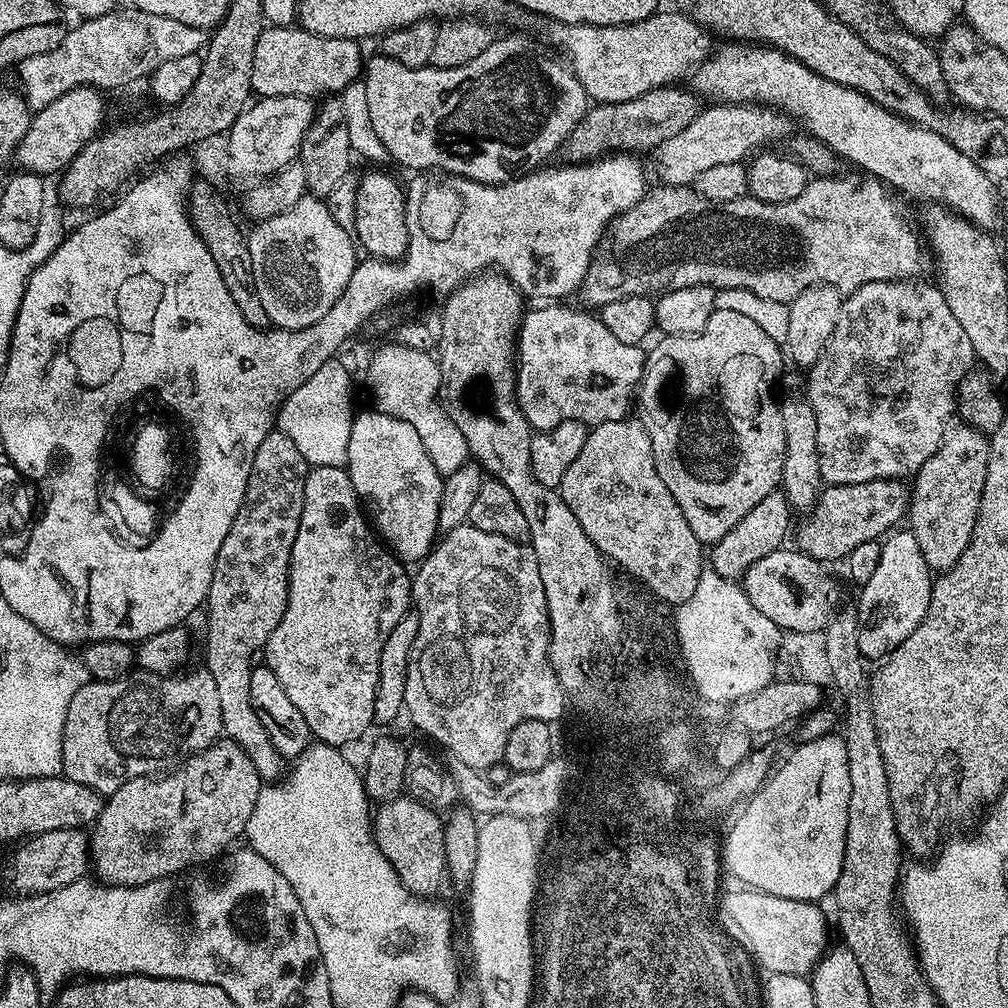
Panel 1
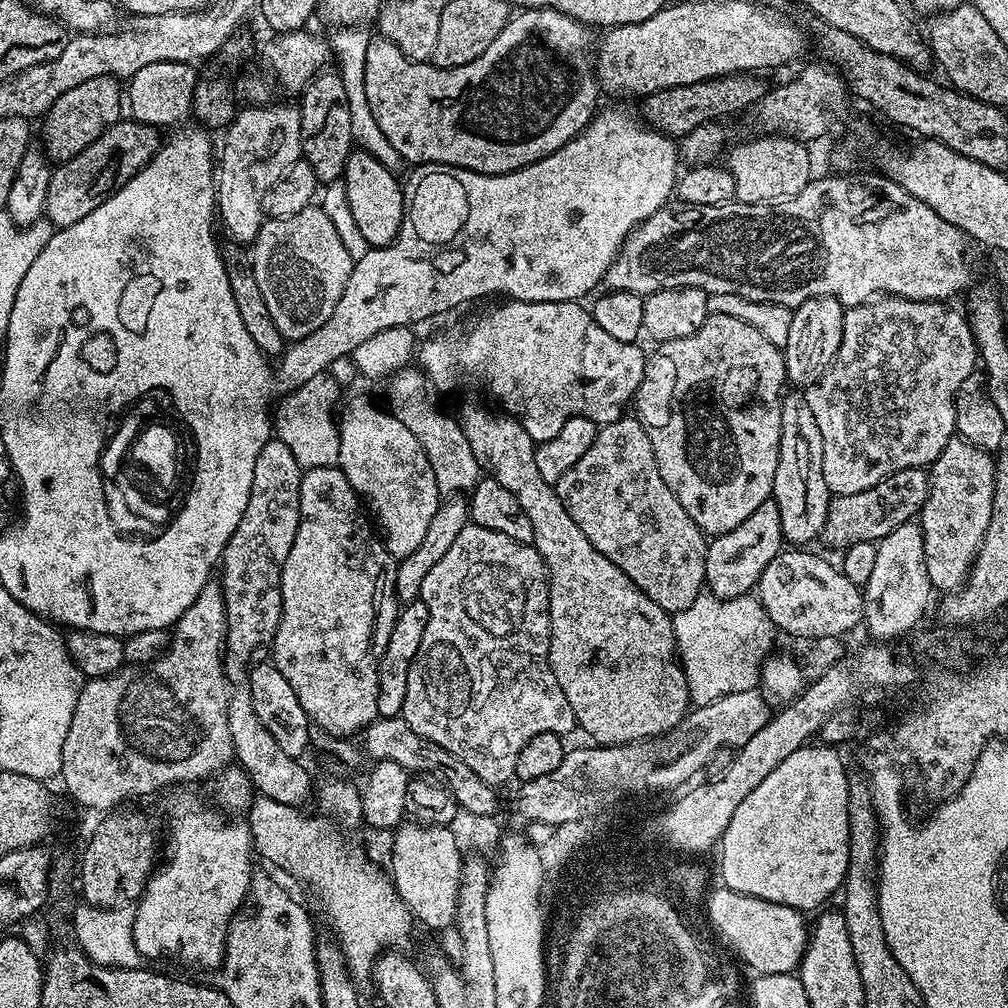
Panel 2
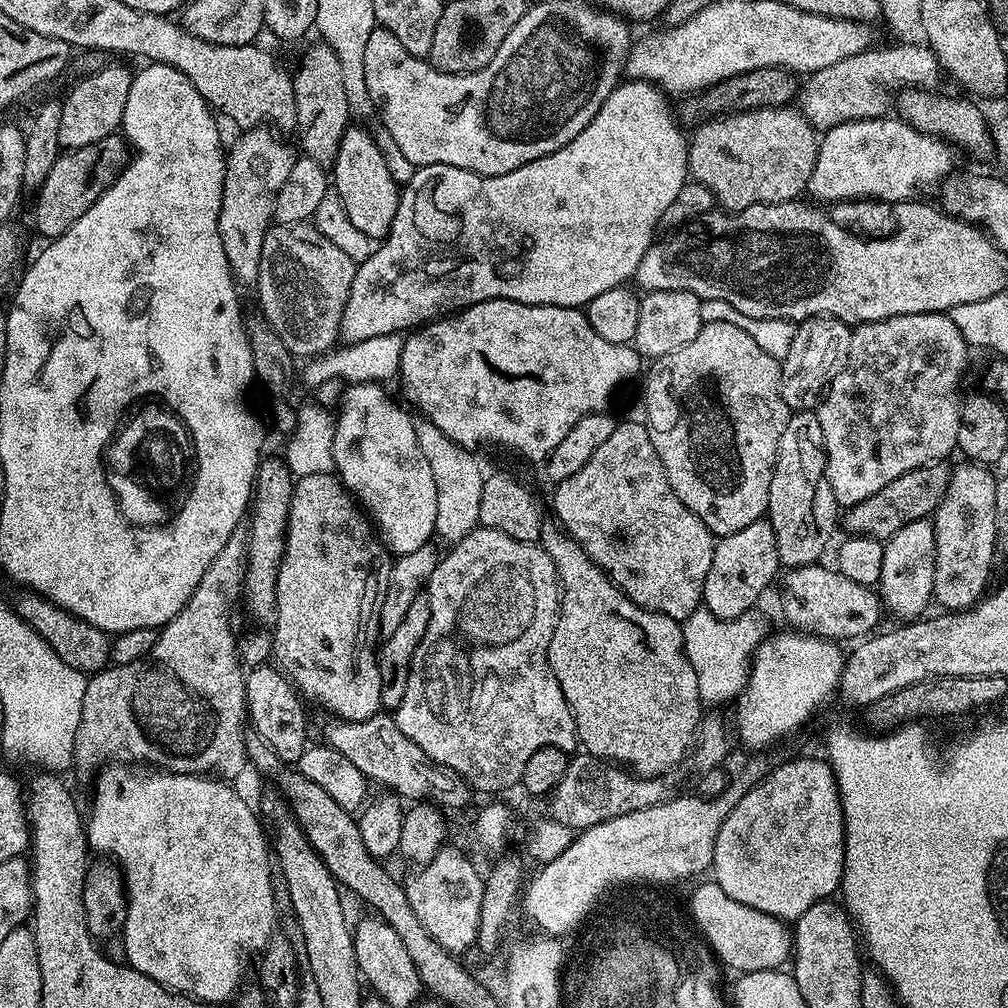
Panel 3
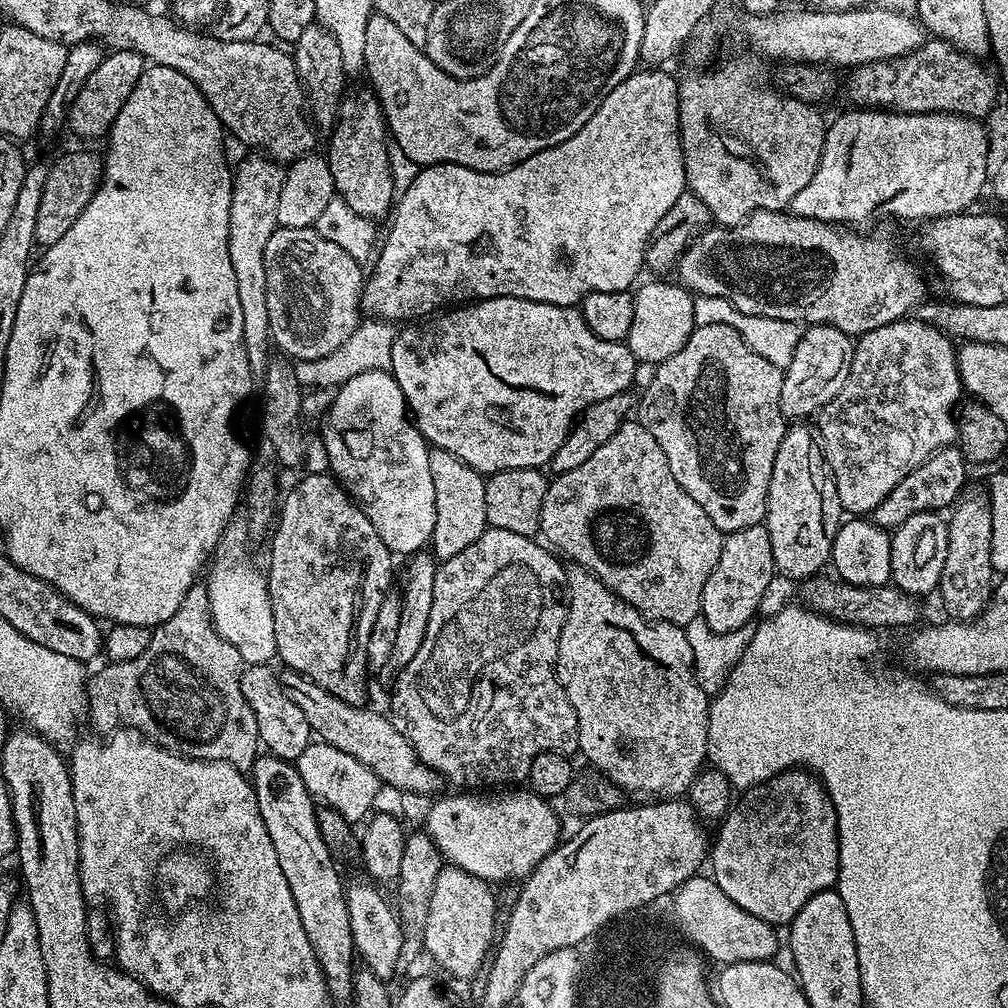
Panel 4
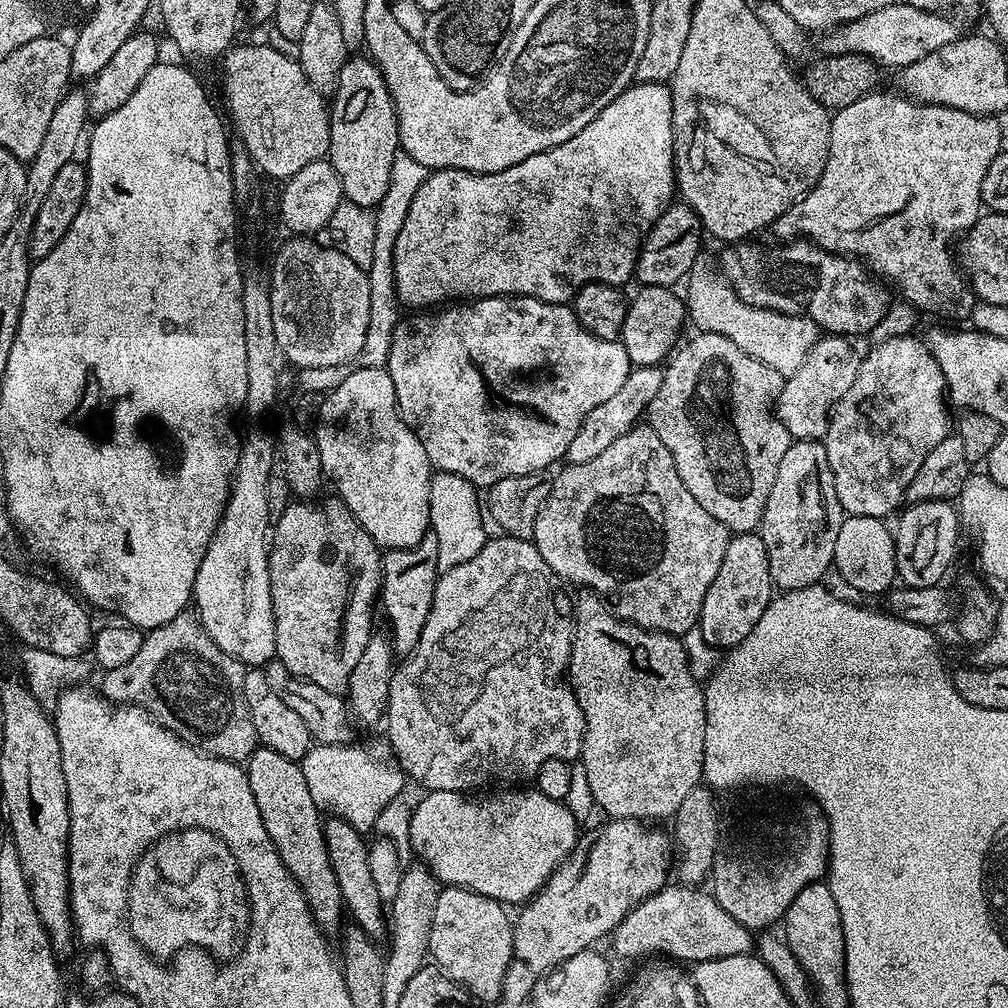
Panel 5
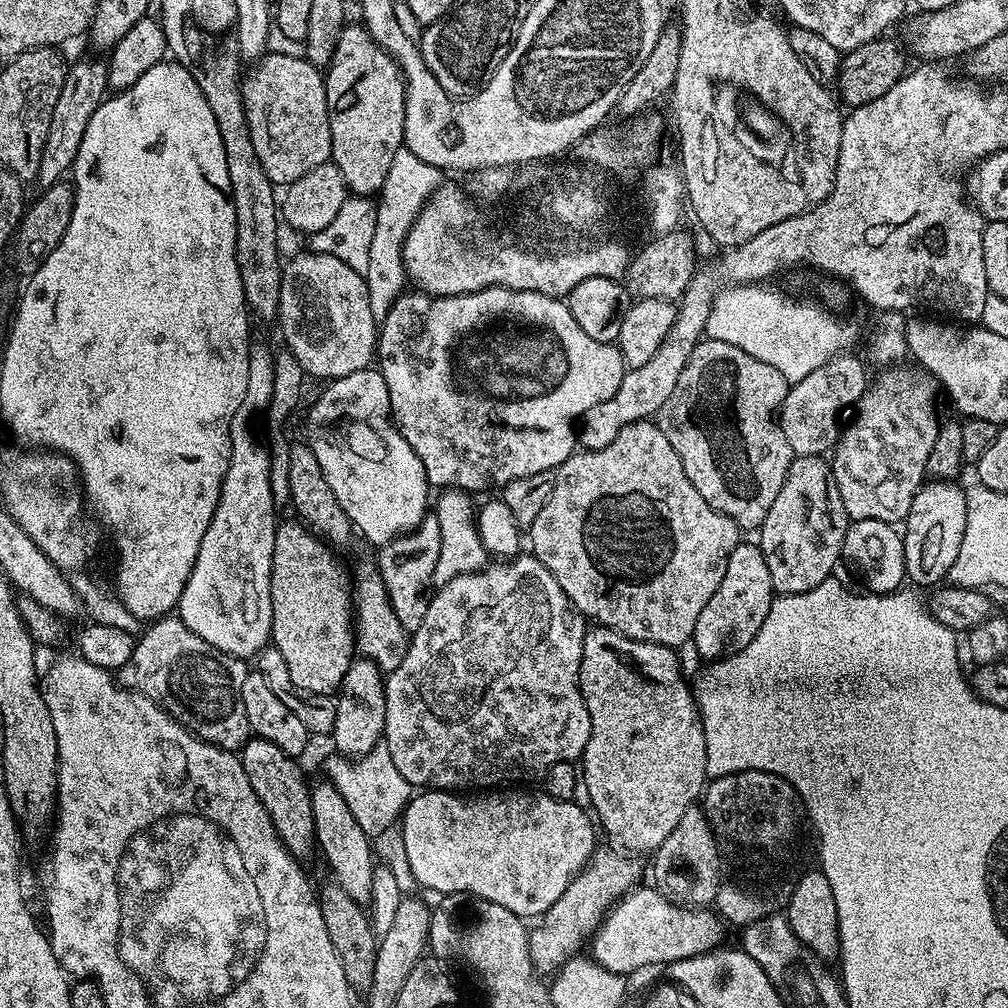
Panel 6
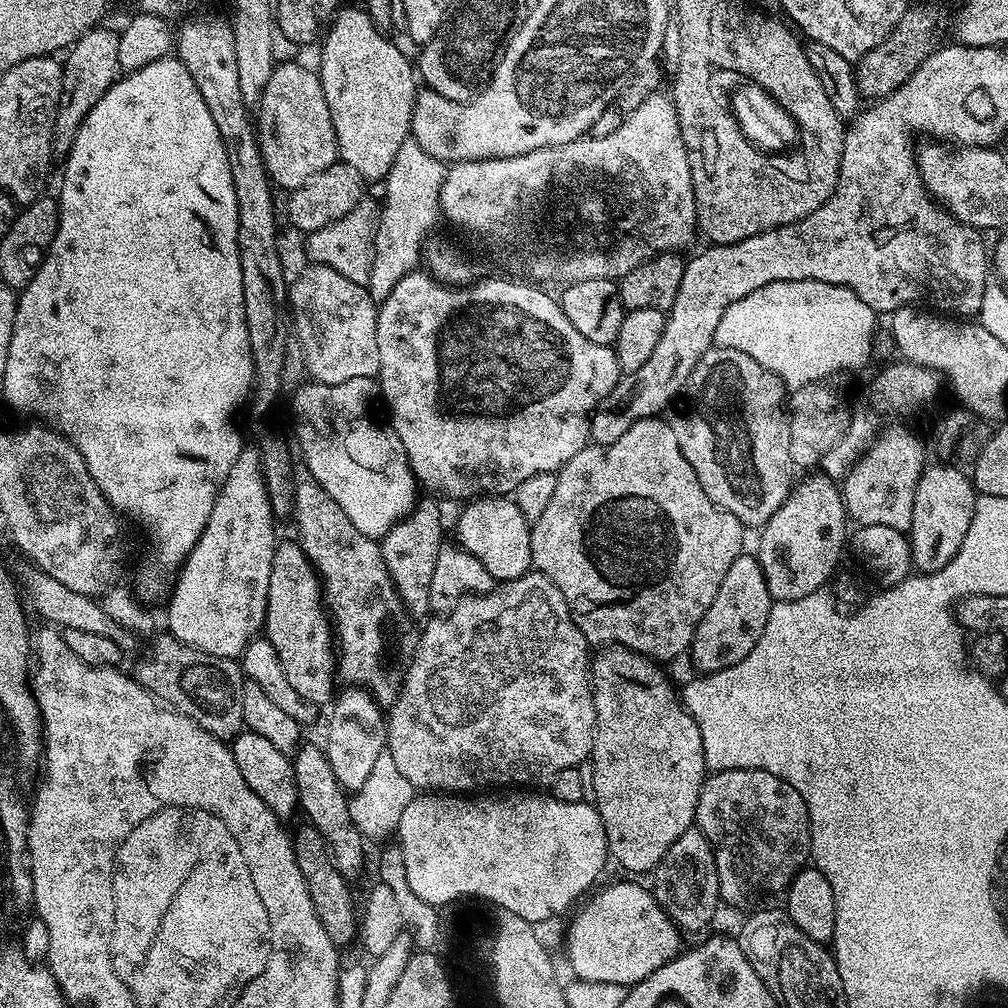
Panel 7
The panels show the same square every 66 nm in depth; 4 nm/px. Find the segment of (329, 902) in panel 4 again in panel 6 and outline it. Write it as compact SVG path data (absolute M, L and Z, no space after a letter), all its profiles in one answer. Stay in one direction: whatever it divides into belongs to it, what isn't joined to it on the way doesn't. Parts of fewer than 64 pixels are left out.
M250 738L238 752L242 762L242 770L246 770L246 778L250 778L250 787L258 794L258 802L266 806L270 814L270 822L274 822L274 830L278 830L278 838L288 847L288 852L297 860L304 862L316 848L316 831L314 830L314 814L310 810L310 784L304 781L304 772L297 761L288 756L274 742L266 742L259 738Z

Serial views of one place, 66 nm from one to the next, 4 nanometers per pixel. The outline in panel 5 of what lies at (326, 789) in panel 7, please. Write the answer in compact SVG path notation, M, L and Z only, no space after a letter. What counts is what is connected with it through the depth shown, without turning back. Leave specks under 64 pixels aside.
M329 815L324 820L326 850L330 854L330 866L334 866L334 878L338 878L338 890L344 899L344 908L352 917L351 923L360 927L371 940L380 942L389 935L390 920L386 915L386 901L378 894L378 885L370 875L370 858L365 837L341 816Z

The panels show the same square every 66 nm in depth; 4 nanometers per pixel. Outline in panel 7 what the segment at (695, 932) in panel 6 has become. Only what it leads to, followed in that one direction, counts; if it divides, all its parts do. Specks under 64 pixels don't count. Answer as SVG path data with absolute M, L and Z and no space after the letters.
M612 884L597 896L591 896L584 900L589 899L568 928L568 964L575 979L631 986L654 974L658 966L666 966L666 962L680 955L682 933L645 885L643 888L640 884Z

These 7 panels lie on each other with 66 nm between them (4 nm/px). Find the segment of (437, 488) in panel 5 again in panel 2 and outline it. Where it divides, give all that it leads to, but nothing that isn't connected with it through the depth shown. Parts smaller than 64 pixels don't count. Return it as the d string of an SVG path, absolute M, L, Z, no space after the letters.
M416 366L402 368L399 372L392 373L387 384L387 407L392 416L398 418L398 422L402 422L402 426L406 426L406 430L410 430L414 438L418 438L430 462L430 470L434 470L441 497L455 497L452 496L455 492L471 493L477 482L482 479L480 467L474 458L474 450L470 450L470 442L466 442L466 434L462 434L459 423L436 409L436 404L432 401L433 393L424 378L424 373Z

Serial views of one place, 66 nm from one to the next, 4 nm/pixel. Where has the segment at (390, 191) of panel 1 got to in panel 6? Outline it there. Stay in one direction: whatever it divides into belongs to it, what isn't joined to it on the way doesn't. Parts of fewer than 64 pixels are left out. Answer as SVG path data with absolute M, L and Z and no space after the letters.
M345 23L340 29L338 46L324 72L326 106L330 114L331 163L342 170L349 193L372 198L386 182L394 154L404 148L404 73L394 58L370 38L363 23L355 23Z

